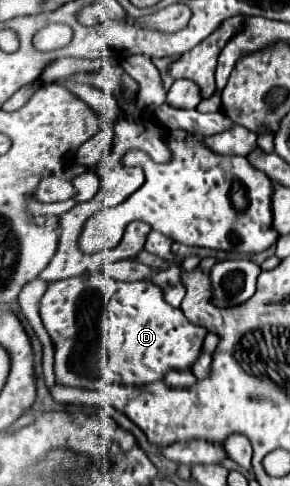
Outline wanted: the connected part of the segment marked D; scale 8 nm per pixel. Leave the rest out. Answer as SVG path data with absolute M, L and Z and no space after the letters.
M103 273L49 283L39 311L55 347L57 385L79 385L77 341L81 335L85 341L87 329L103 329L103 351L109 363L105 379L119 385L145 385L161 381L171 369L191 369L207 335L203 327L191 325L181 309L171 307L155 283L125 283Z

